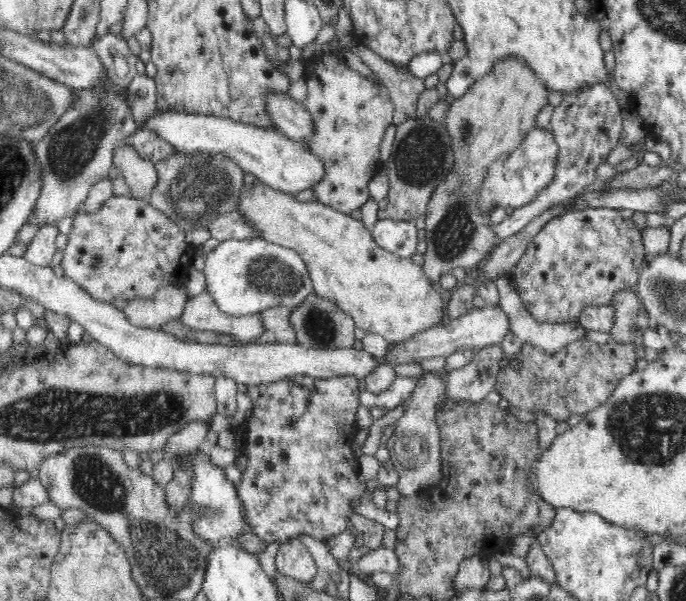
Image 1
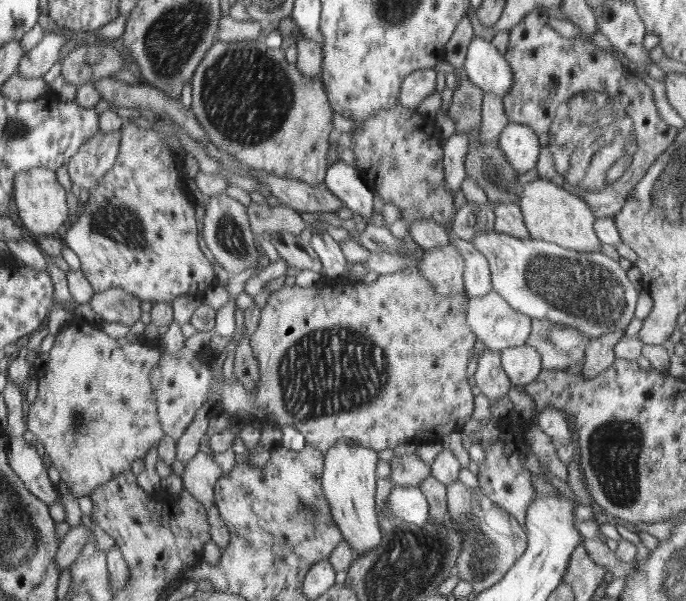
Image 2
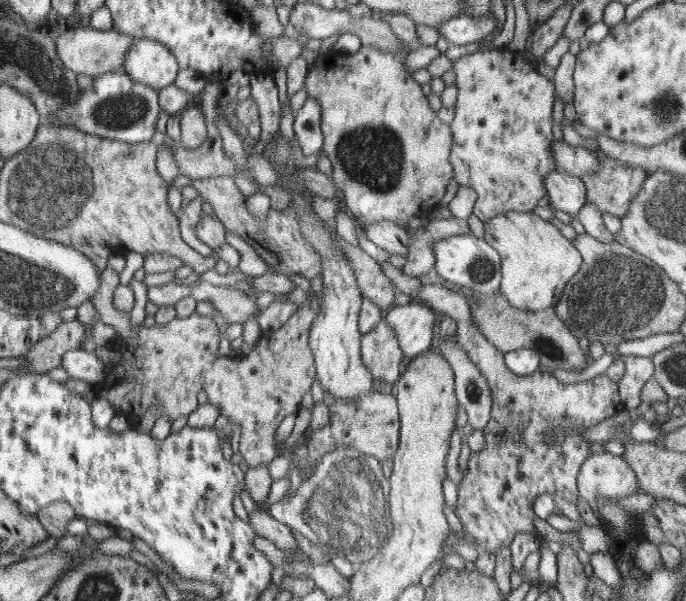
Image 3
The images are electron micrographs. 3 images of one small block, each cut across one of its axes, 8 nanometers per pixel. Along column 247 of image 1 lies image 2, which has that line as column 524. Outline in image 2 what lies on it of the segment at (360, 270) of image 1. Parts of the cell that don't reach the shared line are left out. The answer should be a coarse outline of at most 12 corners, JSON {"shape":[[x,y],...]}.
{"shape":[[546,179],[523,185],[531,238],[601,252],[594,215],[578,194]]}

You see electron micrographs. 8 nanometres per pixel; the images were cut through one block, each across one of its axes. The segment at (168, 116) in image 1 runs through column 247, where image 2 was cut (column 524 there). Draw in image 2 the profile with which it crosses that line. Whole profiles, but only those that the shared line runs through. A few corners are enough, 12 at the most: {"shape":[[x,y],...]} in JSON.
{"shape":[[508,123],[499,146],[523,174],[539,168],[540,137]]}

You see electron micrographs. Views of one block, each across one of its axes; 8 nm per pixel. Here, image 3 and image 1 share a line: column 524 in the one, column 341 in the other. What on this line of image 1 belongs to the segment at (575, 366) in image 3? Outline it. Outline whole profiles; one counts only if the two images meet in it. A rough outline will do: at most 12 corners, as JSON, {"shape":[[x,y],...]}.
{"shape":[[310,292],[290,312],[295,343],[354,346],[355,320]]}

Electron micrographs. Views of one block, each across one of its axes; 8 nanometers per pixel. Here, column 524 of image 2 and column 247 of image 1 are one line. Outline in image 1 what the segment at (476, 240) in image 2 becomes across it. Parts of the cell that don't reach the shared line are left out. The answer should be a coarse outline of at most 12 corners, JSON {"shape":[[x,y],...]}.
{"shape":[[260,237],[207,254],[205,290],[230,316],[294,308],[305,261]]}

